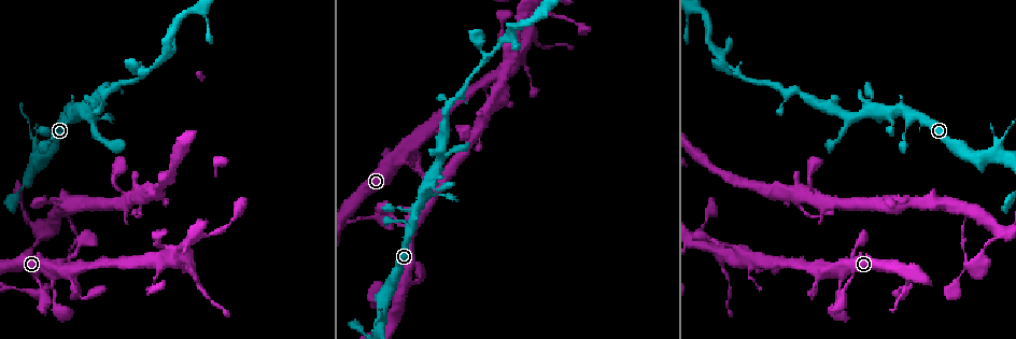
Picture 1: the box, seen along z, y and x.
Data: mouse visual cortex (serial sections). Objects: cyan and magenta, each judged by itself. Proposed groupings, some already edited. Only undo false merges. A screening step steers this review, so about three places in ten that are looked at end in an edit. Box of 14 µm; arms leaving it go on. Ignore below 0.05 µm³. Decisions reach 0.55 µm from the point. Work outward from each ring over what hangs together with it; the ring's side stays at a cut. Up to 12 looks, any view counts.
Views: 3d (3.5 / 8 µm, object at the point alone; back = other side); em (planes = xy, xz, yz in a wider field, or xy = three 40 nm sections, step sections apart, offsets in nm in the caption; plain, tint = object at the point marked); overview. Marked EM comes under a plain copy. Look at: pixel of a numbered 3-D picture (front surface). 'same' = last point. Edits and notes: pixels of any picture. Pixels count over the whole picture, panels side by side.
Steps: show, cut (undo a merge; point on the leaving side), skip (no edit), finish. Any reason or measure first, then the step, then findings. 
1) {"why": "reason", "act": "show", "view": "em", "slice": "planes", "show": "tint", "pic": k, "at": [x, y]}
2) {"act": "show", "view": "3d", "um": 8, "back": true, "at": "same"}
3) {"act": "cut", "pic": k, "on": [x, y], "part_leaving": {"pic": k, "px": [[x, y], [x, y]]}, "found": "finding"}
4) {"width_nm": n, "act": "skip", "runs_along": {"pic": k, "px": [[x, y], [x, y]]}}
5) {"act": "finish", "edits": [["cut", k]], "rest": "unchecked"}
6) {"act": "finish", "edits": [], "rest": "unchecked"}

{"why": "calibre changes", "act": "show", "view": "3d", "um": 3.5, "pic": 1, "at": [399, 221]}

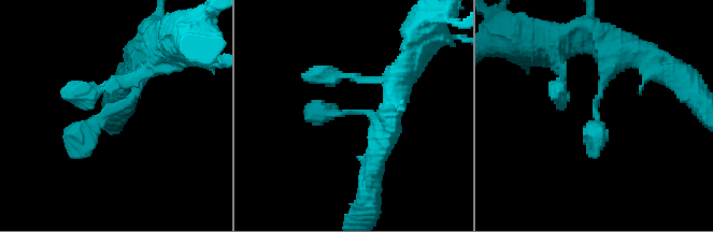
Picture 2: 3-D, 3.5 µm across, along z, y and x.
{"why": "shape alone is not enough", "act": "show", "view": "em", "slice": "xy", "step": 3, "show": "tint", "pic": 2, "at": [595, 102]}

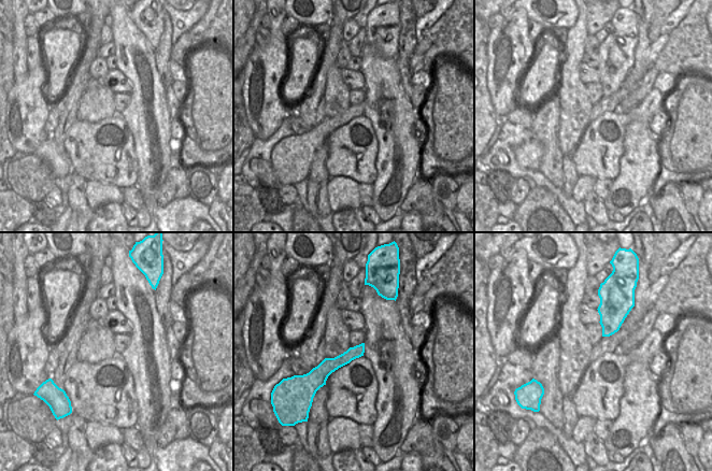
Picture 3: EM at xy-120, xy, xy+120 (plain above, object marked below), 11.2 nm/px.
{"act": "skip", "runs_along": {"pic": 3, "px": [[361, 346], [314, 376]]}, "found": "one cell here"}

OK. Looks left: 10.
{"act": "show", "view": "3d", "um": 3.5, "pic": 1, "at": [435, 188]}

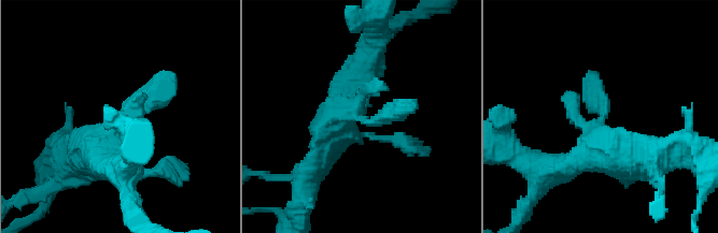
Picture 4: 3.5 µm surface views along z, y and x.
{"why": "shape alone is not enough", "act": "show", "view": "em", "slice": "xy", "step": 1, "show": "tint", "pic": 4, "at": [360, 119]}

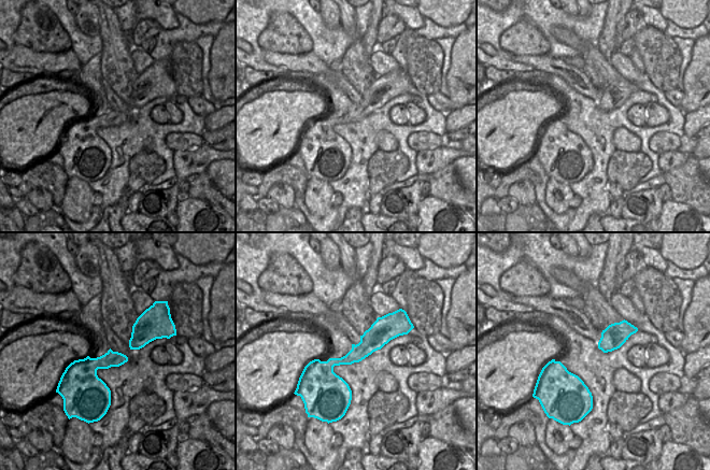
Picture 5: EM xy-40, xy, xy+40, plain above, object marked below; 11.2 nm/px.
{"why": "cut it another way", "act": "show", "view": "em", "slice": "xy", "step": 3, "show": "tint", "at": "same"}

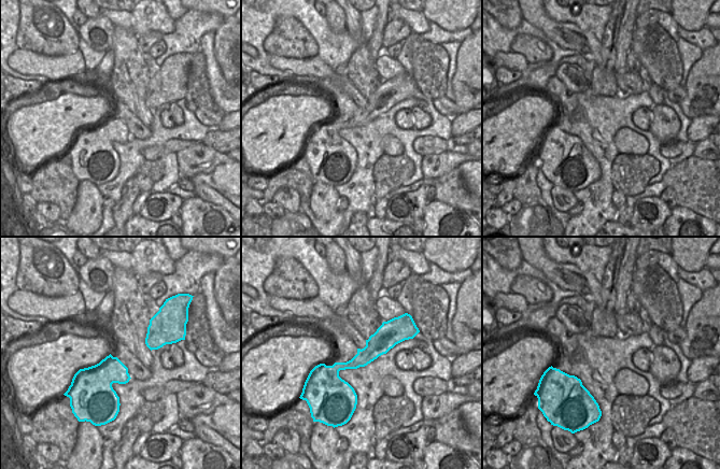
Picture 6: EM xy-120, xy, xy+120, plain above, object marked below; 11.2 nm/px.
{"act": "skip", "runs_along": {"pic": 4, "px": [[90, 157], [117, 117], [170, 74]]}, "found": "continuous, no second cell"}

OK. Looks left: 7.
{"why": "a fork", "act": "show", "view": "3d", "um": 3.5, "pic": 1, "at": [142, 72]}

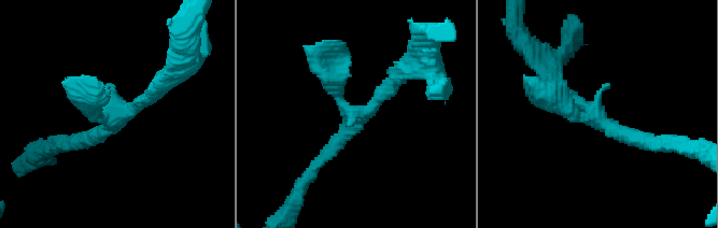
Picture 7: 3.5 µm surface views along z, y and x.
{"why": "need the tissue", "act": "show", "view": "em", "slice": "xy", "step": 3, "show": "tint", "pic": 7, "at": [355, 115]}

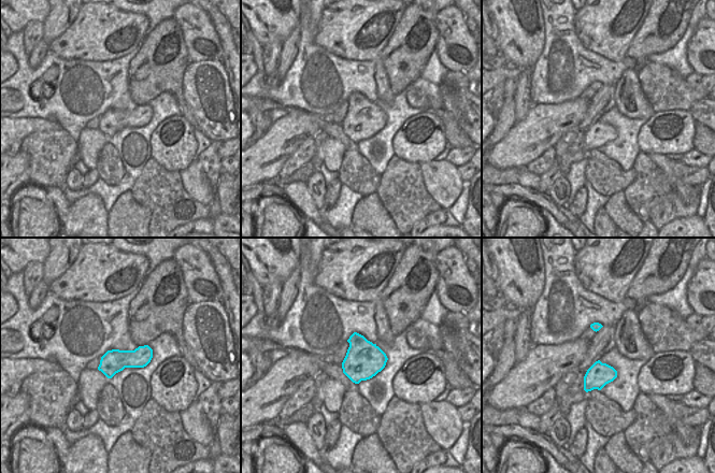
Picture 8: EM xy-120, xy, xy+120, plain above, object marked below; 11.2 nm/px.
{"act": "skip", "runs_along": {"pic": 7, "px": [[318, 165], [400, 73]]}, "found": "one cell here"}

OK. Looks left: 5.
{"why": "three-way junction", "act": "show", "view": "3d", "um": 8, "pic": 1, "at": [719, 265]}

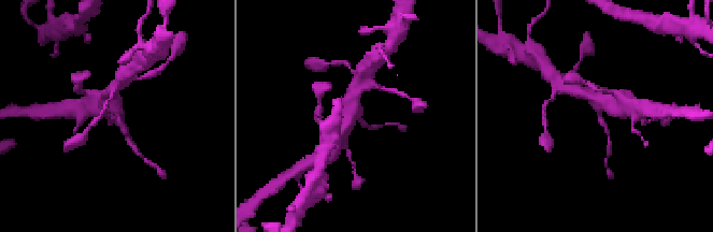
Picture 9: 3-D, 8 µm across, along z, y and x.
{"arms": 3, "arm_widths_nm": [150, 400, 400], "act": "show", "view": "em", "slice": "xy", "step": 1, "show": "tint", "pic": 9, "at": [355, 116]}

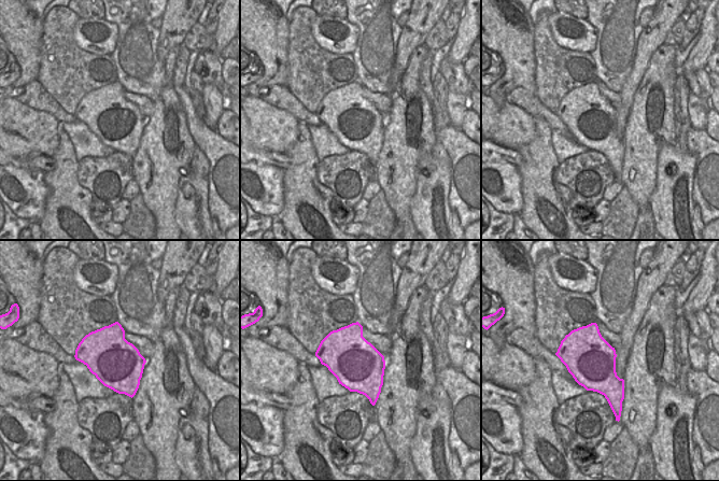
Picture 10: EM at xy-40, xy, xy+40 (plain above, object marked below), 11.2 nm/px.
{"act": "skip", "runs_along": {"pic": 9, "px": [[99, 105], [113, 109], [126, 138]]}, "found": "continuous, no second cell"}

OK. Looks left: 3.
{"why": "side arm on a straight run", "act": "show", "view": "3d", "um": 3.5, "pic": 1, "at": [901, 287]}

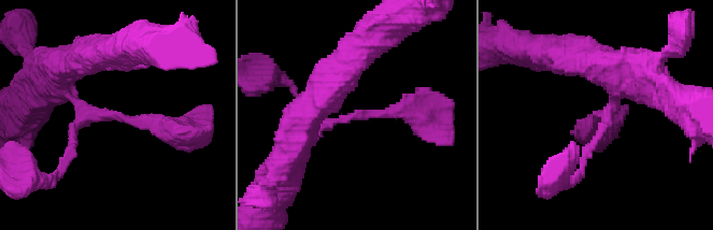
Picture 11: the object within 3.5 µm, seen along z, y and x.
{"why": "need the tissue", "act": "show", "view": "em", "slice": "xy", "step": 1, "show": "tint", "pic": 11, "at": [350, 116]}

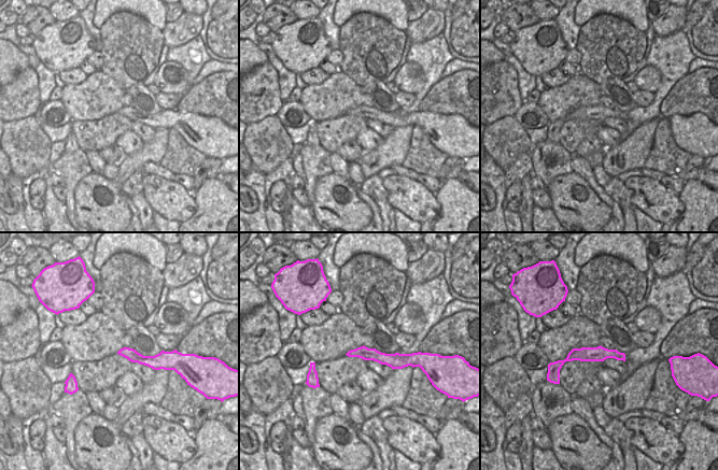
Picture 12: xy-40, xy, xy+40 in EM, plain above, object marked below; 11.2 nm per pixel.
{"arms": 3, "arm_widths_nm": [150, 200, 300], "act": "skip", "runs_along": {"pic": 11, "px": [[58, 74], [88, 114], [174, 130]]}, "found": "all the same cell"}

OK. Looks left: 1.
{"act": "finish", "edits": [], "rest": "unchecked"}

